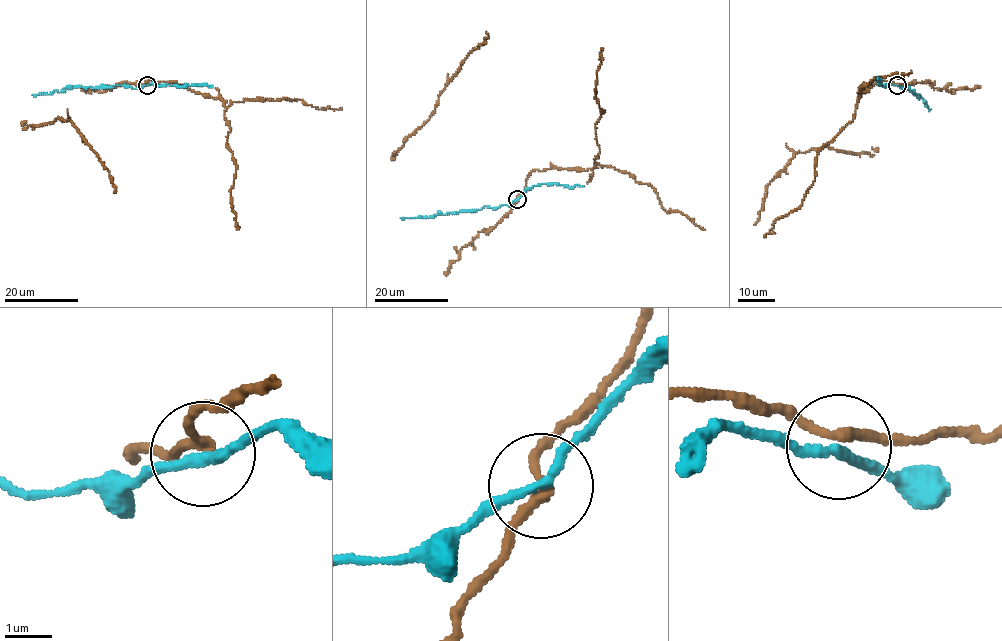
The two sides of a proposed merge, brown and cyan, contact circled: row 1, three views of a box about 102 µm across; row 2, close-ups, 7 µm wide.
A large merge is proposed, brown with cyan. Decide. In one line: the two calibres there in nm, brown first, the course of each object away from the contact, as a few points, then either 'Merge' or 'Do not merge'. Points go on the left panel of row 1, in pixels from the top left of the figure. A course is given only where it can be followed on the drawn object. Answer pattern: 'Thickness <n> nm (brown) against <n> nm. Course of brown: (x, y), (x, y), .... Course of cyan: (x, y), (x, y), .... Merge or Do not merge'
Thickness 200 nm (brown) against 200 nm. Course of brown: (147, 85), (153, 79), (175, 81), (222, 101), (231, 129), (226, 146), (236, 165), (231, 202), (238, 229). Course of cyan: (147, 85), (137, 88), (78, 86), (31, 95). Merge

